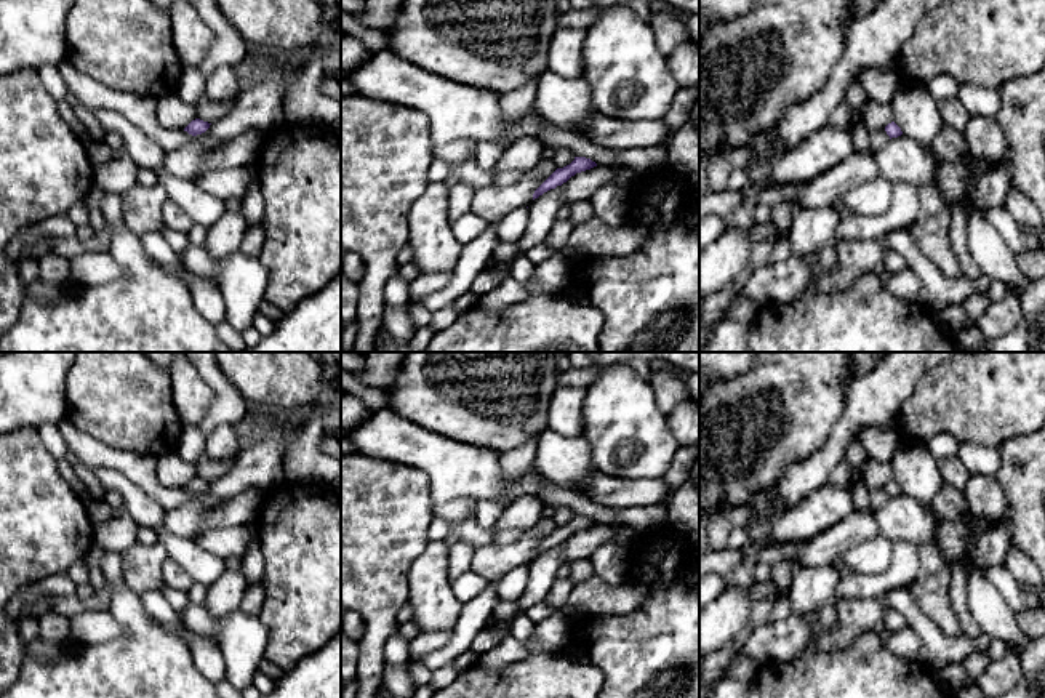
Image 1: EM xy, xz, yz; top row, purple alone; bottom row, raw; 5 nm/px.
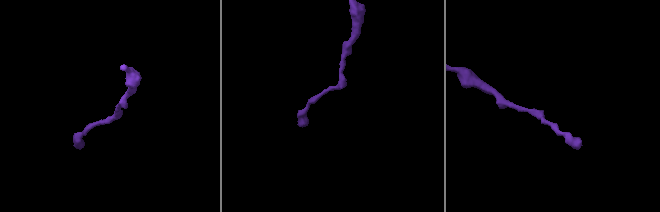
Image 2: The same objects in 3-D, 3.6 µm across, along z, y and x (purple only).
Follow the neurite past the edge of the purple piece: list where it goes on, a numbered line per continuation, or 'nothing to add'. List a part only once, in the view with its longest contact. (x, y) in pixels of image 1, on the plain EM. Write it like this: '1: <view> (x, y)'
nothing to add

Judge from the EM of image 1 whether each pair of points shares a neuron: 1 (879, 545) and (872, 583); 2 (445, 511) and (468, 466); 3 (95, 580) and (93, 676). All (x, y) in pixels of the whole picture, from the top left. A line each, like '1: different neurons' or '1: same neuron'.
1: different neurons
2: different neurons
3: different neurons

